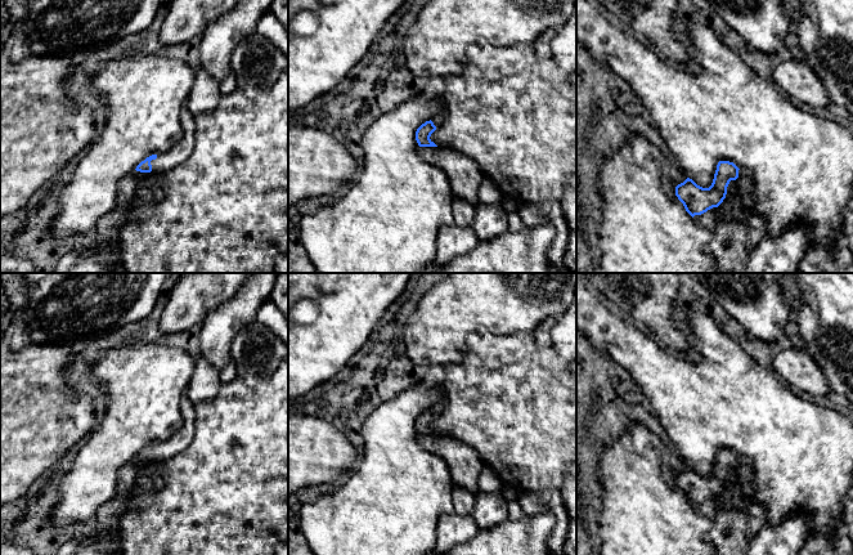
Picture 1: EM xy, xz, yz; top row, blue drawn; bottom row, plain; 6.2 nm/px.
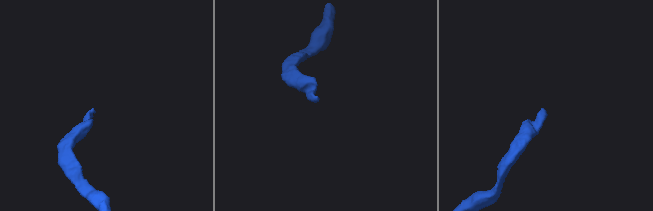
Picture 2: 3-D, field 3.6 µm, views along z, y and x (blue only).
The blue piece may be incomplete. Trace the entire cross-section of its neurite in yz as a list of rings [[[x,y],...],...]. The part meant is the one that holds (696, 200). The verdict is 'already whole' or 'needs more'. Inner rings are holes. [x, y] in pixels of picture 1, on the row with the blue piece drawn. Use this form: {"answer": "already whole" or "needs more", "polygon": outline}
{"answer": "already whole", "polygon": [[[719,161],[709,188],[702,188],[687,178],[675,187],[675,196],[692,218],[701,215],[713,207],[718,207],[723,202],[729,182],[738,178],[738,170],[733,162]]]}

